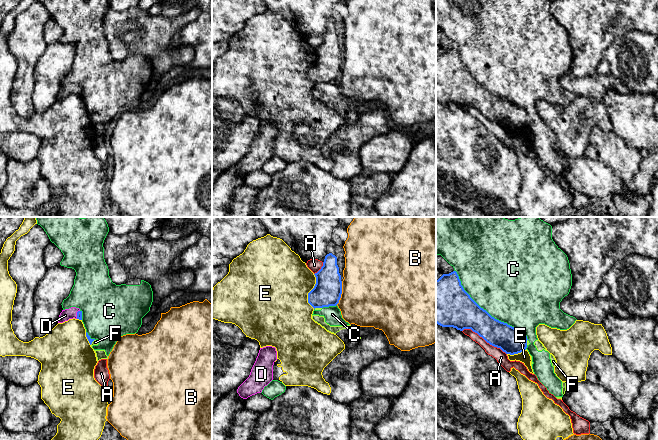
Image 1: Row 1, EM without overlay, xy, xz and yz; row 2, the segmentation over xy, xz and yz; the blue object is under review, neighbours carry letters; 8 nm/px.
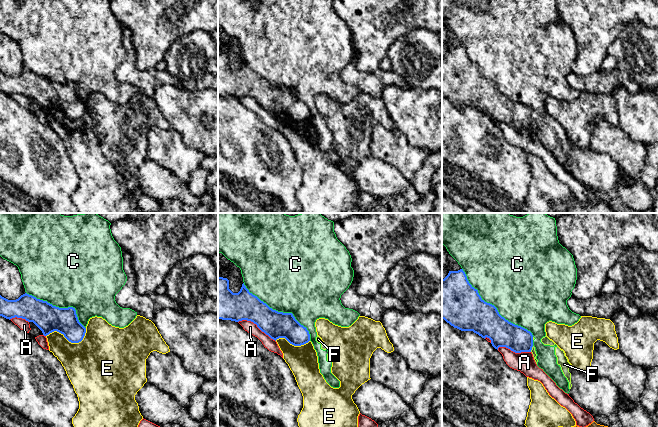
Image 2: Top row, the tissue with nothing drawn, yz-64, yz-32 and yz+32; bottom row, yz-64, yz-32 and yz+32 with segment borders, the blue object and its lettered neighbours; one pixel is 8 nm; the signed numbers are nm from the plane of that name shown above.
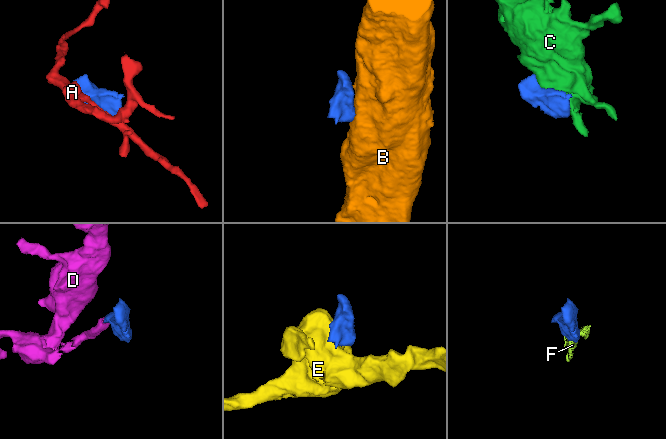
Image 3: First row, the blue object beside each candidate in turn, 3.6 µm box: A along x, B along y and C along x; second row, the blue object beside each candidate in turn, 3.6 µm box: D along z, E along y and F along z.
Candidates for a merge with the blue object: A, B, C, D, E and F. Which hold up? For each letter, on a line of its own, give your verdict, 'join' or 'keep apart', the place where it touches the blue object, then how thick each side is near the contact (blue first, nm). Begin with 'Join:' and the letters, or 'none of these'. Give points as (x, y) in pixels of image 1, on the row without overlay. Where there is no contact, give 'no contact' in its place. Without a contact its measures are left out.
Join: D
A: keep apart; contact yz (484, 115); calibres 240 and 90 nm
B: keep apart; contact xz (341, 69); calibres 220 and 500 nm
C: keep apart; contact yz (487, 88); calibres 300 and 500 nm
D: join; contact xy (77, 90); calibres 50 and 90 nm
E: keep apart; contact xz (310, 67); calibres 220 and 480 nm
F: keep apart; contact xz (317, 83); calibres 220 and 20 nm

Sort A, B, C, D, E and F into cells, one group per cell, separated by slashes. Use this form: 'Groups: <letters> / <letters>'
Groups: A / B / C F / D / E

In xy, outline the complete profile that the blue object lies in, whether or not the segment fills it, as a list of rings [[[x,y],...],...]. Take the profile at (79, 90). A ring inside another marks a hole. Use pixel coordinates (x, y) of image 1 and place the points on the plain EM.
[[[71,83],[69,85],[62,86],[58,94],[58,99],[63,99],[73,94],[82,96],[82,87],[79,84]]]

